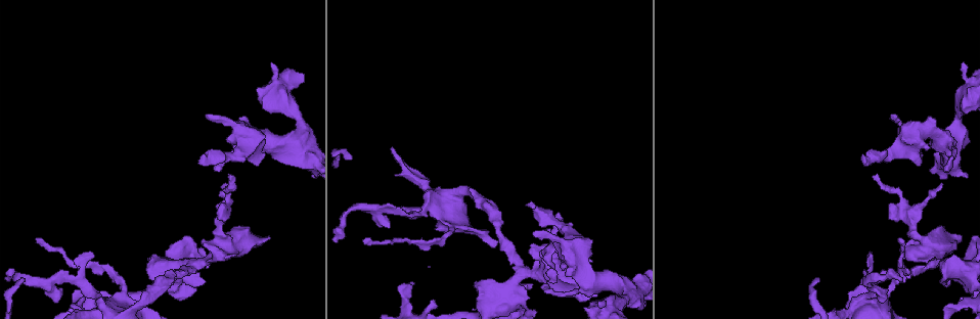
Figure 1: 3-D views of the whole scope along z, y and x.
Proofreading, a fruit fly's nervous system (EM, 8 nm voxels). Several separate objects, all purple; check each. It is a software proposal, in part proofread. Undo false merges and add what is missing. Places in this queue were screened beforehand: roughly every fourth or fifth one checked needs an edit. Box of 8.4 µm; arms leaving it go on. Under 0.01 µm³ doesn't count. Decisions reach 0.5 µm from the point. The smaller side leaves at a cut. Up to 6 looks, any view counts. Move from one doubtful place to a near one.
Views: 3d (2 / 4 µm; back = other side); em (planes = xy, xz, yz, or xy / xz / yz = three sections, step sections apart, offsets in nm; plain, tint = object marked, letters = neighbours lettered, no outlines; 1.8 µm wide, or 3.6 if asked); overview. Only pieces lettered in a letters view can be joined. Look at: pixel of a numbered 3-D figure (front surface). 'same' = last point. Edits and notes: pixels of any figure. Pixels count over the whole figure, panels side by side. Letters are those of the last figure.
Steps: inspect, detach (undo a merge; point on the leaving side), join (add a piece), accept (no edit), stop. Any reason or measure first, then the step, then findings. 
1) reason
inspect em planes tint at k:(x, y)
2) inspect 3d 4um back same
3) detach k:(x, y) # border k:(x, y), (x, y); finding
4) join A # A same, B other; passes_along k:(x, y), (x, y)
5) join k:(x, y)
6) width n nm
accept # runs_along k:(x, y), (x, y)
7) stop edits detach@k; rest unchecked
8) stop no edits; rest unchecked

thin end
inspect 3d 4um at 1:(900, 239)

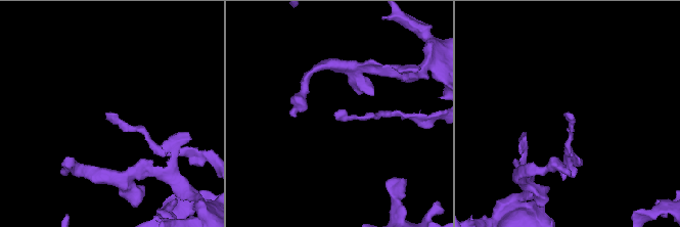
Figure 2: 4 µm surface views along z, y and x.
inspect em planes letters at 2:(110, 111)

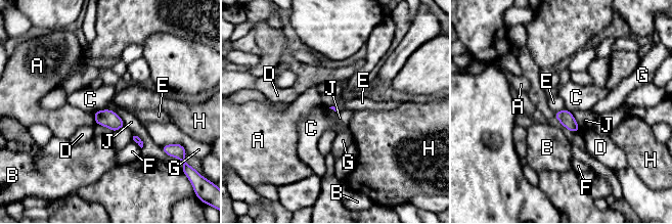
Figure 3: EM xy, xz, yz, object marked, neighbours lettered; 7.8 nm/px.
accept # A other, B other, C other, D other, E other, F other, G other, H other, J other; border 3:(106, 108), (96, 110), (93, 114); no lettered piece goes on from it

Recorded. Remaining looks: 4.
thin arm on a thick one
inspect em yz step 16 tint at 1:(122, 300)

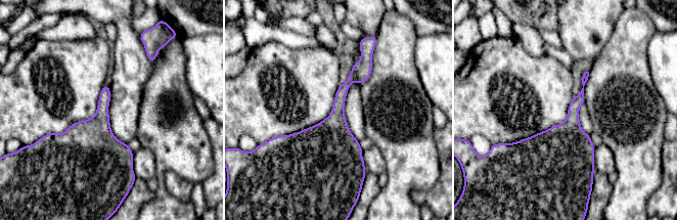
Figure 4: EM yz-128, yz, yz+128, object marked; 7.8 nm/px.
inspect em planes letters same

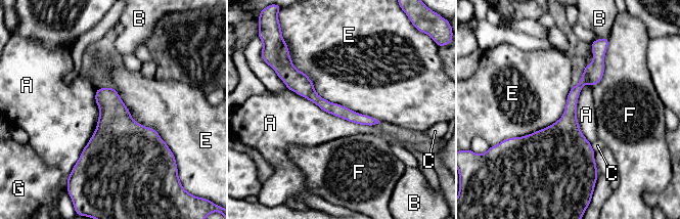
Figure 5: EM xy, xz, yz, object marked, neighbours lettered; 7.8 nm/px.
width 100 nm
accept # A other, B other, C other, E other, F other, G other; continuous, no second neuron

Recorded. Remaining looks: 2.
stop no edits; rest unchecked

